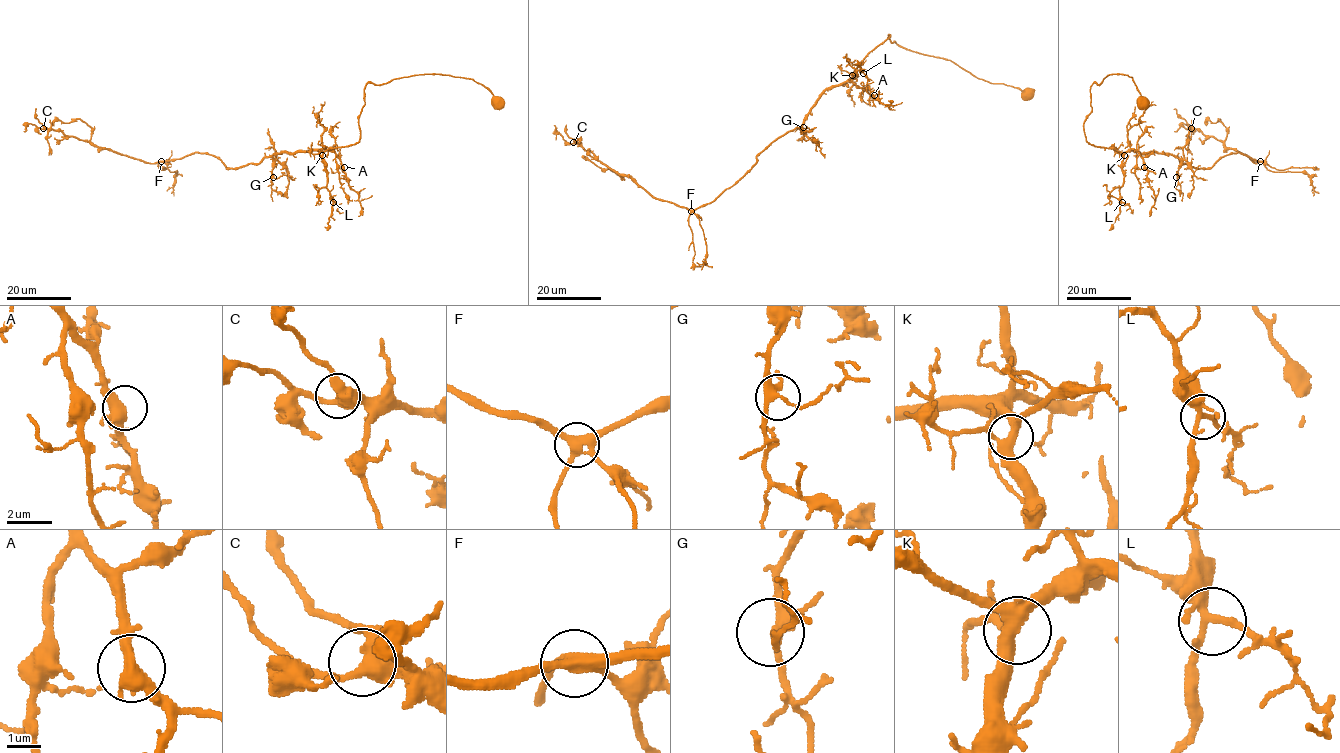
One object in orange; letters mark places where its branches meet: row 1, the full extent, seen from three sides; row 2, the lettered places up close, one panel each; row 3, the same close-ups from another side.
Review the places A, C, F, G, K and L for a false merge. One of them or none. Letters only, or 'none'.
none

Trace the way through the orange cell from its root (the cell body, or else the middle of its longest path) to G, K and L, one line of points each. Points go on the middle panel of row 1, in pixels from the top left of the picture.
G: (1026, 93), (979, 79), (948, 60), (903, 48), (888, 35), (849, 79), (821, 94), (803, 127)
K: (1026, 93), (979, 79), (948, 60), (903, 48), (891, 42), (889, 35), (852, 75)
L: (1026, 93), (979, 79), (948, 60), (903, 48), (891, 42), (889, 35), (852, 73), (863, 73)

